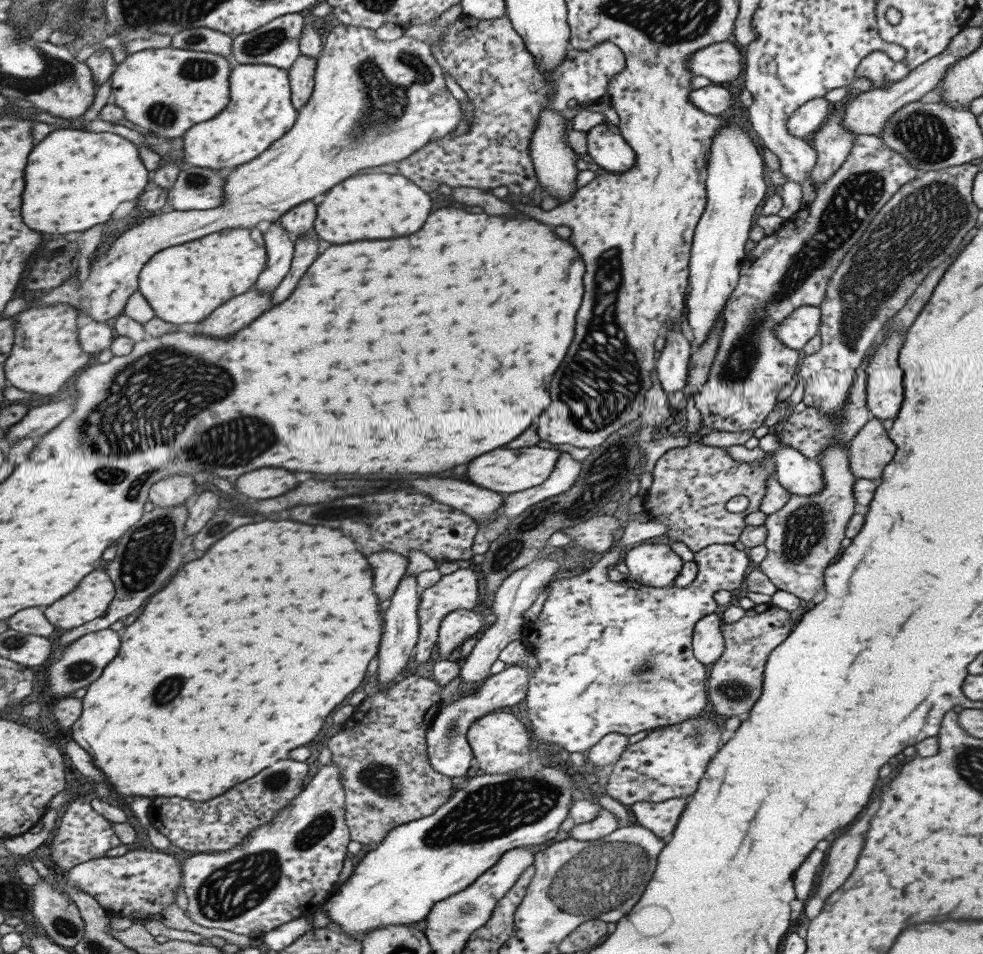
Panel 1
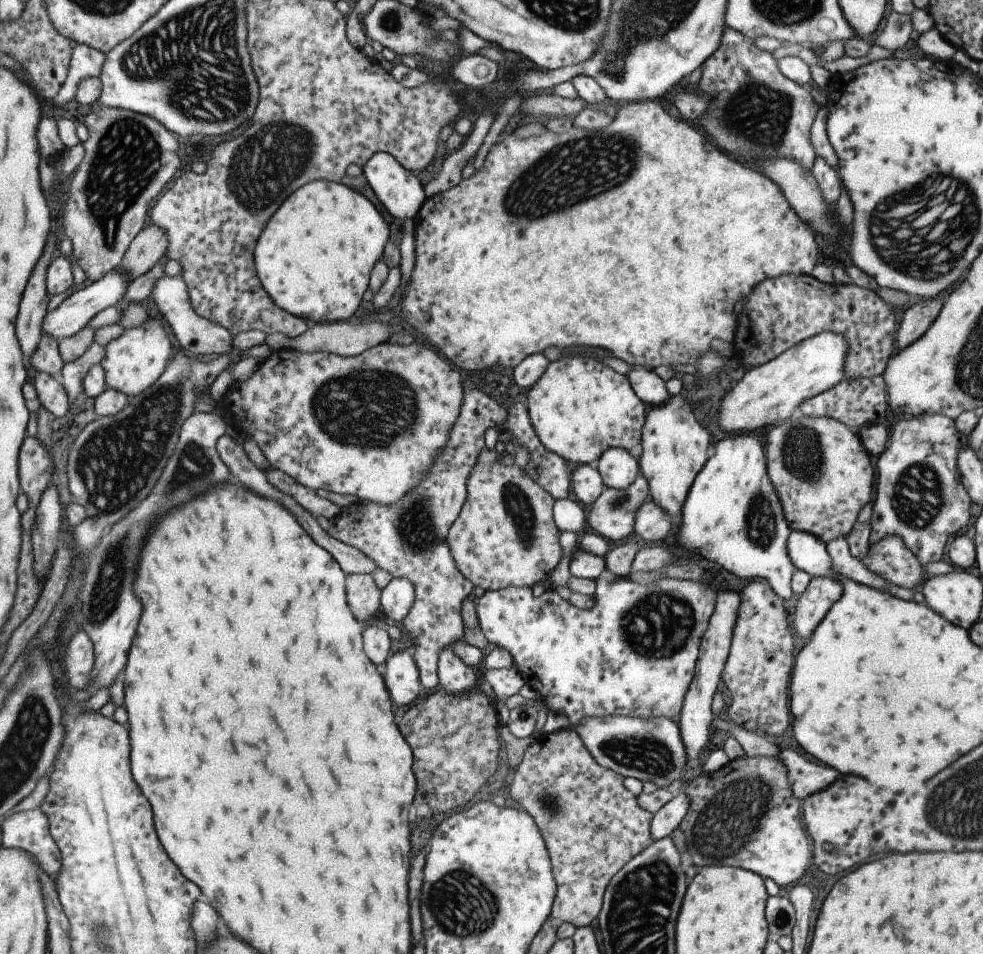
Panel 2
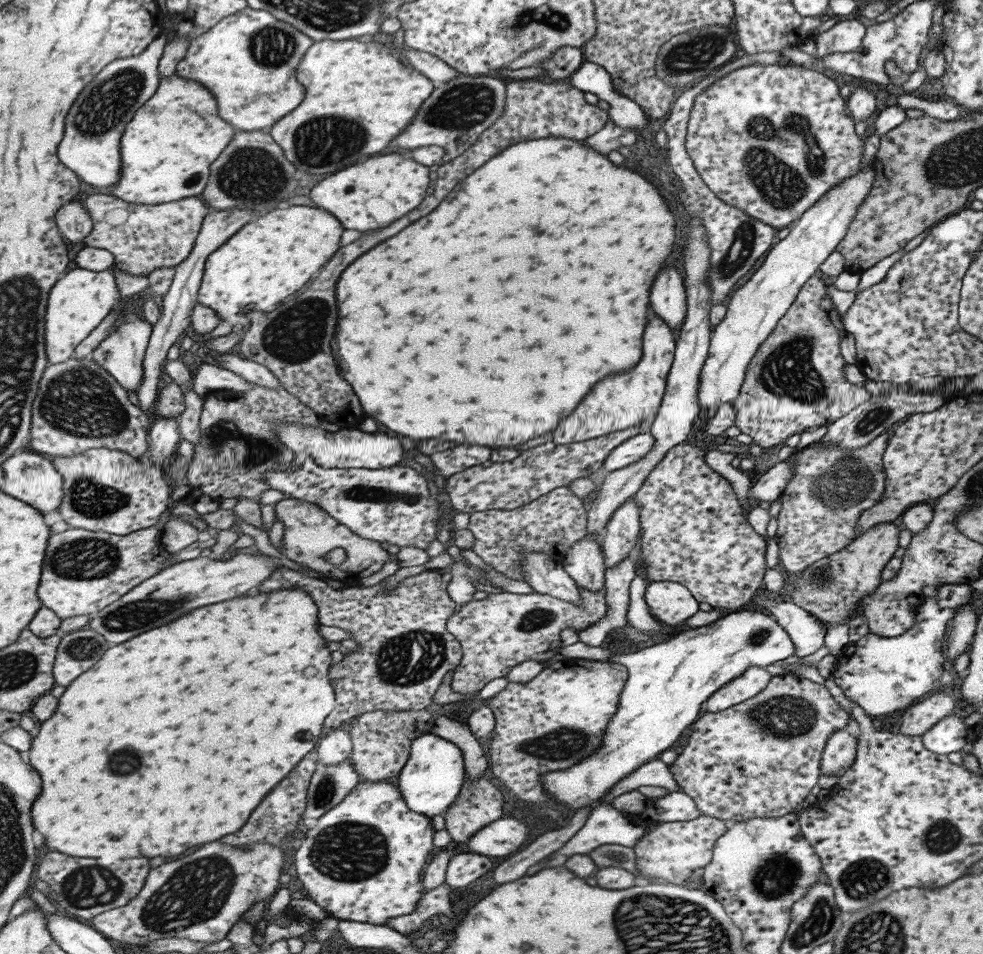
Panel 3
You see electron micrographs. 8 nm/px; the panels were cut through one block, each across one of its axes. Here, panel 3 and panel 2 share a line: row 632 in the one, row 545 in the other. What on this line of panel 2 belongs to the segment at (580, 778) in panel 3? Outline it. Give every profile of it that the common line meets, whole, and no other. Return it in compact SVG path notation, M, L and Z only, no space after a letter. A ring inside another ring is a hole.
M751 433L735 434L714 444L715 452L703 463L697 472L680 510L680 522L674 530L675 540L685 550L693 550L721 568L741 578L759 578L781 599L791 596L790 578L794 570L786 542L791 532L782 515L782 508L776 490L766 475L764 445Z

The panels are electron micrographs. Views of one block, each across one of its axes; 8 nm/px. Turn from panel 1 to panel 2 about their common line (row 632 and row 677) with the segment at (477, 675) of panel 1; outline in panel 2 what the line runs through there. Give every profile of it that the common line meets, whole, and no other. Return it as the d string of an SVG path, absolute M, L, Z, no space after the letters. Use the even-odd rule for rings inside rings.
M512 666L509 669L486 669L479 671L481 678L489 684L491 690L495 693L495 708L497 708L498 723L500 726L506 724L506 718L509 710L502 703L504 698L517 693L519 688L525 683L520 674Z

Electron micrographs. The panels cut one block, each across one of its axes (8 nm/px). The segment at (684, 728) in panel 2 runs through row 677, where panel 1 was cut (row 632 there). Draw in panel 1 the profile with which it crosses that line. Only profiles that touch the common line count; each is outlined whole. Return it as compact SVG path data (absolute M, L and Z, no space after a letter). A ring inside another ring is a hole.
M715 613L699 618L693 624L692 653L701 664L713 664L723 654L723 635L719 619Z

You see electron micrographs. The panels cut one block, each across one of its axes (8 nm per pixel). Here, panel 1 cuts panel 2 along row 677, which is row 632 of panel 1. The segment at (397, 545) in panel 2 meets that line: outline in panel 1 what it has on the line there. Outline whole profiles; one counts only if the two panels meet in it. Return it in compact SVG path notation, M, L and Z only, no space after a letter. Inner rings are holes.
M458 568L451 574L441 575L440 579L435 585L424 589L419 595L419 605L417 605L417 618L418 618L418 639L414 650L414 660L417 664L423 662L431 662L433 660L433 646L437 640L438 628L441 619L449 612L455 610L469 610L475 606L477 601L477 580L478 576L475 571L470 568Z

